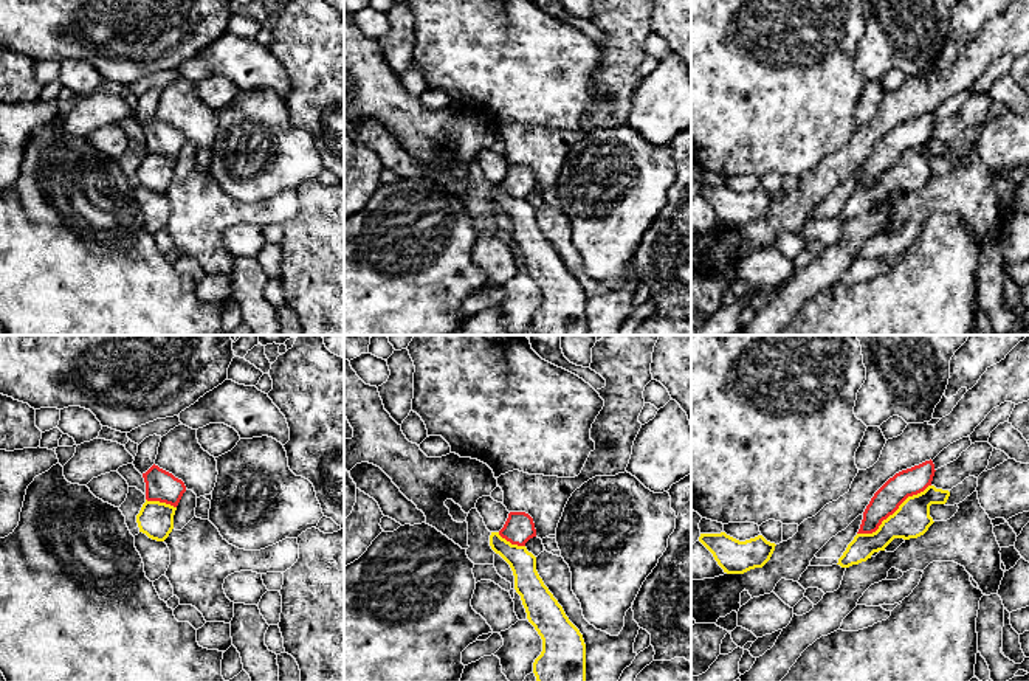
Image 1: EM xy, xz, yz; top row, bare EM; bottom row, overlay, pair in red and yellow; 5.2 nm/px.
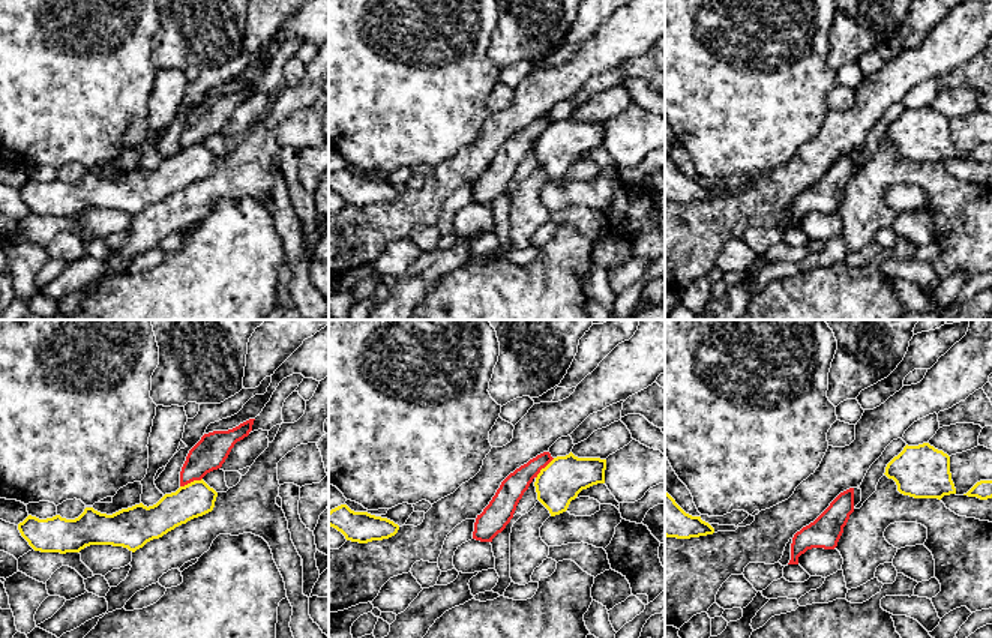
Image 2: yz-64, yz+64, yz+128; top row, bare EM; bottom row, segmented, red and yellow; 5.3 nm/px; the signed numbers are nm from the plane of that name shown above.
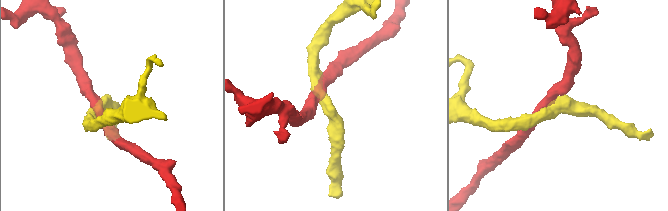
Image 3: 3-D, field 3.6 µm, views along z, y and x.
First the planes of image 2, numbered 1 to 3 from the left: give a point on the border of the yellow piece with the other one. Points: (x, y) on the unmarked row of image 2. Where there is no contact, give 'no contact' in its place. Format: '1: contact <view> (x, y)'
1: contact yz-64 (191, 144)
2: contact yz+64 (544, 131)
3: no contact

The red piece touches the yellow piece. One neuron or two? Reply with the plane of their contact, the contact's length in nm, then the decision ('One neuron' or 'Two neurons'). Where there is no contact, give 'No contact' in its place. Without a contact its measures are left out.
Touches red in yz. Shared border 460 nm. Two neurons

